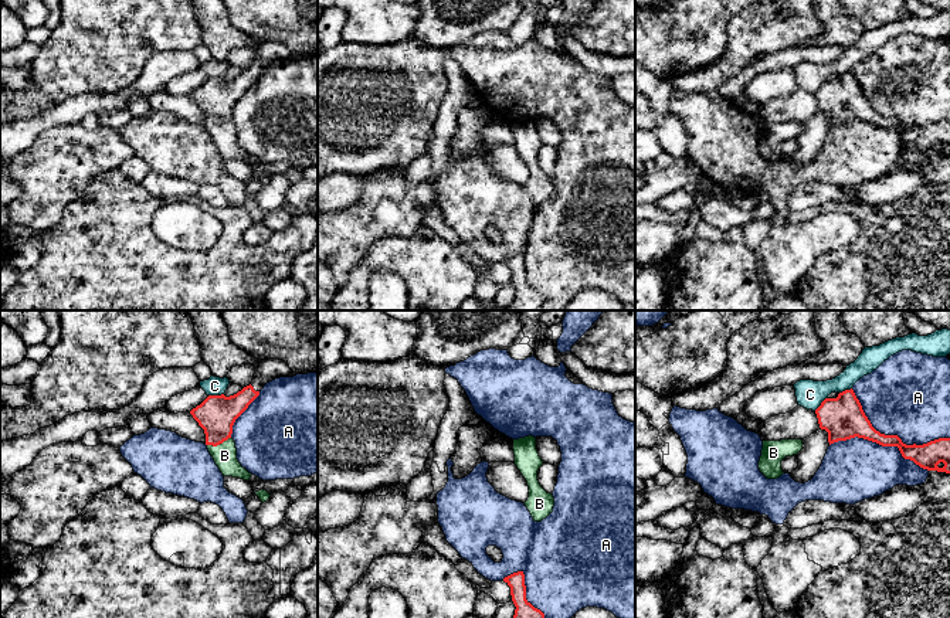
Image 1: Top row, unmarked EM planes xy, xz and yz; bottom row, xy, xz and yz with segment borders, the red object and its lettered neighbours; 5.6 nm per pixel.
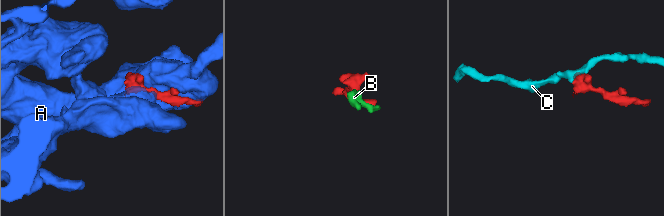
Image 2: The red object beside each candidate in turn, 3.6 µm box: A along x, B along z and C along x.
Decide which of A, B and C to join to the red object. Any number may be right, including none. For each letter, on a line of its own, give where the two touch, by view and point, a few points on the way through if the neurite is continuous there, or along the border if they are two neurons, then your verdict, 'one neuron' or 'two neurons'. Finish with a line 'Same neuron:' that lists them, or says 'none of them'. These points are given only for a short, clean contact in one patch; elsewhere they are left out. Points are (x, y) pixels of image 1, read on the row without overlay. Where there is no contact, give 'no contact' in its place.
A: contact yz (892, 118); two neurons
B: contact xy (219, 126); way xy (216, 97), (219, 126), (224, 138); one neuron
C: contact xy (216, 78); border xy (223, 75), (209, 78); two neurons
Same neuron: B

